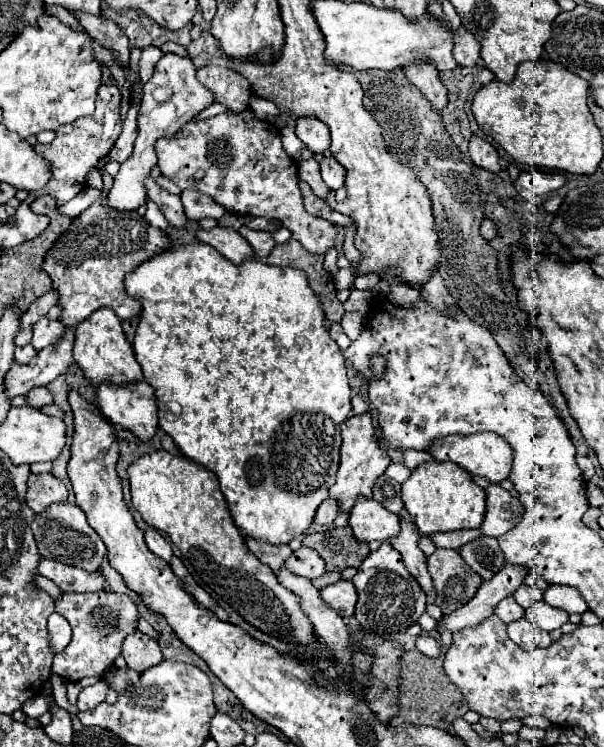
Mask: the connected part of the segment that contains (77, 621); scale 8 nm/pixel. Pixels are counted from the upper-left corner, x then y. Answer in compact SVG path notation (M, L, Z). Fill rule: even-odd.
M110 590L78 594L62 592L54 598L56 612L62 614L72 626L72 642L54 656L52 674L62 676L66 682L80 682L84 676L102 676L114 660L122 654L122 642L128 634L134 634L138 628L140 612L136 602L128 594L118 594Z

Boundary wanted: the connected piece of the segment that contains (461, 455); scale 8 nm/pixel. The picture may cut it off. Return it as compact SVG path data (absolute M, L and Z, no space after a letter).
M474 434L474 436L450 436L450 438L444 438L442 442L436 442L432 448L430 448L432 456L440 462L454 462L458 464L460 468L468 470L470 474L474 476L482 476L486 478L488 482L494 482L494 484L500 484L502 480L506 480L510 476L510 470L512 470L512 450L510 450L510 444L504 440L504 438L498 438L496 434Z

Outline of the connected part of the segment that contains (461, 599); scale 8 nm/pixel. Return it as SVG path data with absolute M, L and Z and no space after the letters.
M436 548L436 552L428 556L428 572L436 588L436 604L444 614L452 614L464 606L482 584L482 578L474 574L458 550Z

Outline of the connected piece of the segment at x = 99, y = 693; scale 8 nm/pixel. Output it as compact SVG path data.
M100 680L88 688L82 688L80 696L78 696L78 710L88 710L88 708L96 708L98 704L104 702L106 694L110 690L110 684L106 680Z

